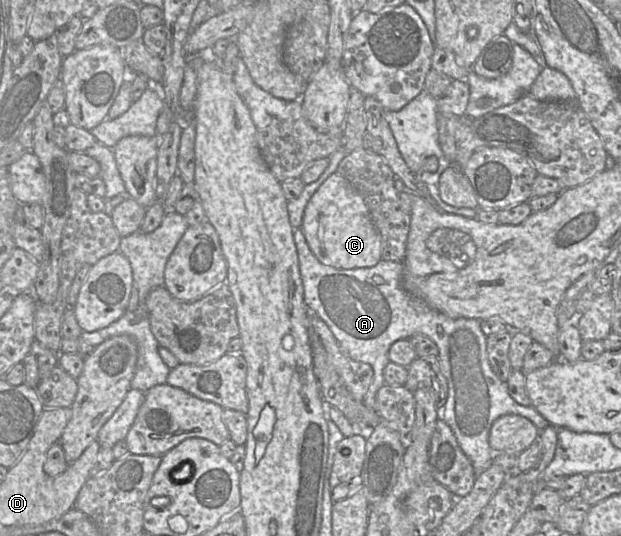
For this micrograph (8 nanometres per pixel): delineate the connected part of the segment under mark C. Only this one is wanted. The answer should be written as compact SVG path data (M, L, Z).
M337 172L308 201L300 226L315 257L336 269L374 267L382 260L382 238L362 195Z

